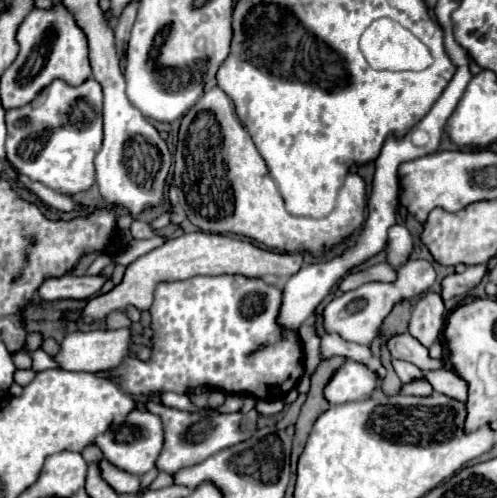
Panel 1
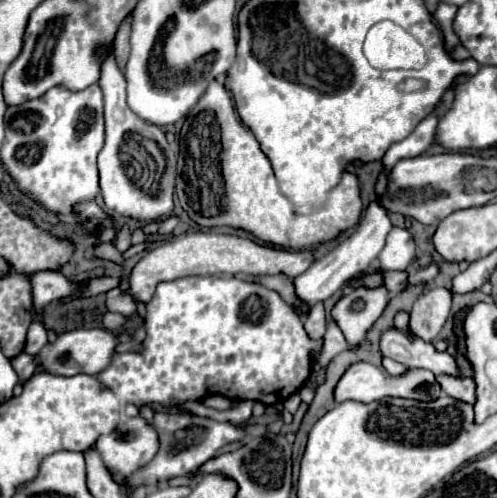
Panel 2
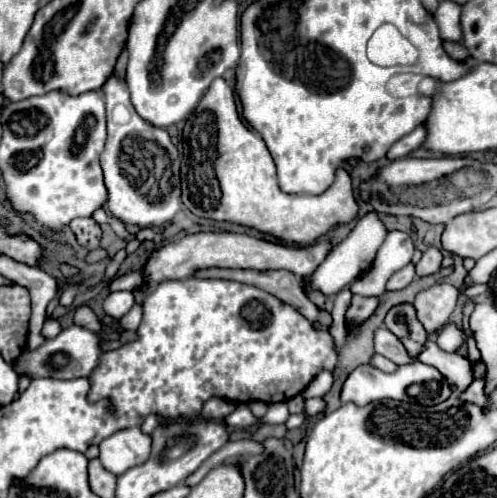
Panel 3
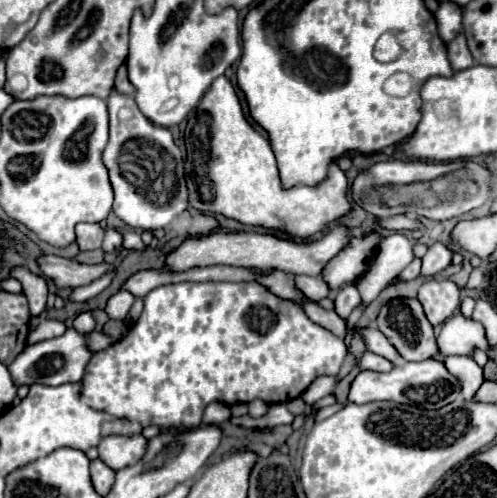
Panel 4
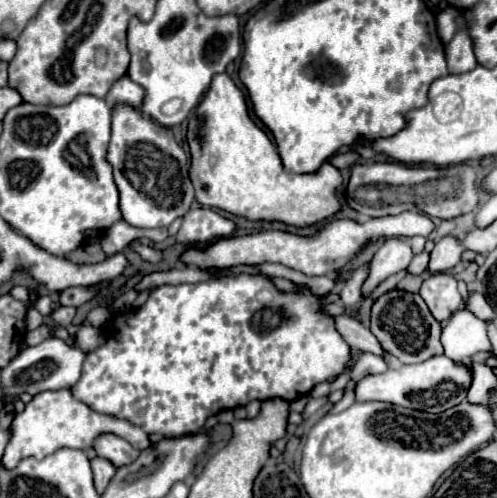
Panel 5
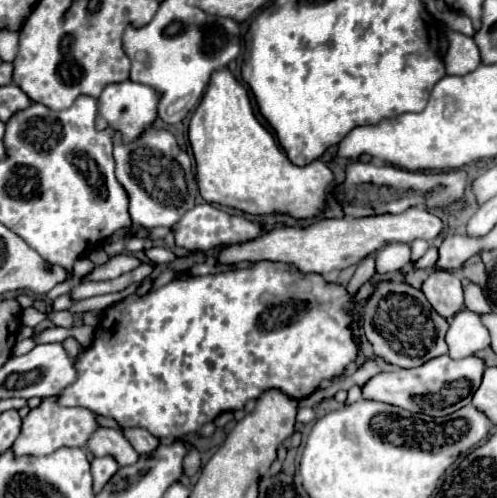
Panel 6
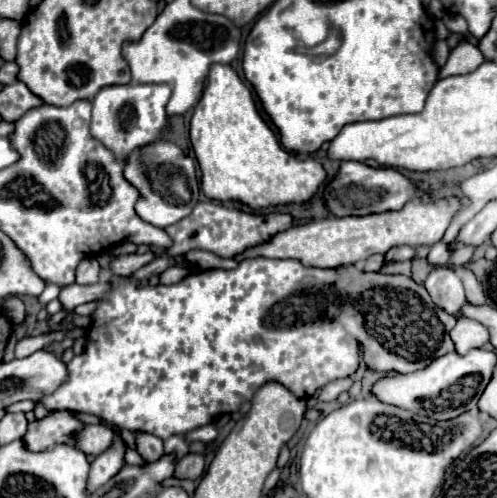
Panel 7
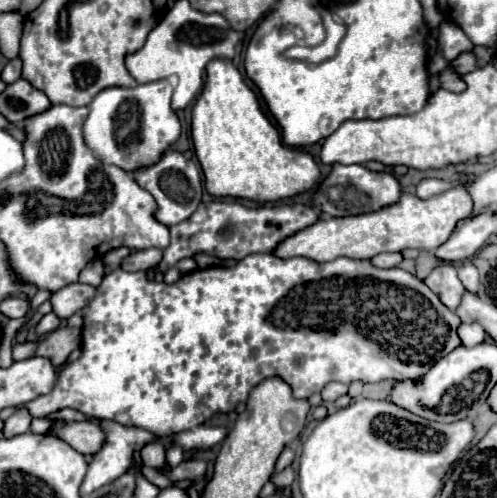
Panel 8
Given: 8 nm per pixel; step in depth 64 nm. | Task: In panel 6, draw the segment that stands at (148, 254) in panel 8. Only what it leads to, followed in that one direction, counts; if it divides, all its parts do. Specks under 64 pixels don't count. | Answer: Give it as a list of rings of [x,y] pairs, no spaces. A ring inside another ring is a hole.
[[[118,254],[112,256],[104,266],[96,266],[94,272],[88,274],[88,280],[110,280],[110,278],[118,278],[134,268],[138,268],[142,262],[132,256],[132,254]]]

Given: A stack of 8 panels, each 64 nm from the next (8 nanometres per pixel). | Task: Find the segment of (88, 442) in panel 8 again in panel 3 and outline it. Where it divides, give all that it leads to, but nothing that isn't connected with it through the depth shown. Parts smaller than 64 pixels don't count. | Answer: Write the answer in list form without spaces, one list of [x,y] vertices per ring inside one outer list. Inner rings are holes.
[[[140,426],[120,430],[100,442],[100,462],[112,474],[120,476],[136,464],[148,460],[152,448],[152,438],[142,434]]]

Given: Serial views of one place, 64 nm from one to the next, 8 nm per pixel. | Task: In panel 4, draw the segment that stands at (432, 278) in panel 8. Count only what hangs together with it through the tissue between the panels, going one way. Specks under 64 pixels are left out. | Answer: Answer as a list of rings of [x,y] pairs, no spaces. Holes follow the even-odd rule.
[[[426,280],[420,286],[418,300],[424,304],[424,312],[434,326],[444,324],[460,306],[460,288],[448,280]]]

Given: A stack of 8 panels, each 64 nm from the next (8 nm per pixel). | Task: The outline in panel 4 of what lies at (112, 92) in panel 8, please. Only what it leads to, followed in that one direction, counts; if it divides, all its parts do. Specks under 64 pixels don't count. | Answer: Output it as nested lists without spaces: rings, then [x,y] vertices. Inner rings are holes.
[[[122,66],[122,68],[118,70],[114,88],[116,88],[116,92],[120,92],[120,94],[126,94],[126,96],[134,96],[134,86],[132,86],[132,84],[130,84],[130,80],[128,80],[128,74],[126,74],[126,66]]]

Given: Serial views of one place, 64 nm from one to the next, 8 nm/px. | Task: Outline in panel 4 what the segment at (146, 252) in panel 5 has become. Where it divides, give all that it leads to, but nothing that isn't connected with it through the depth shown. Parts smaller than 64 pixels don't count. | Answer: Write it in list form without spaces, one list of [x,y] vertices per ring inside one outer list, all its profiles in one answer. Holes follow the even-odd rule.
[[[119,228],[120,231],[122,232],[123,236],[123,247],[128,247],[126,249],[133,249],[135,251],[143,251],[143,249],[146,248],[146,245],[143,243],[141,240],[141,236],[139,233],[133,231],[132,229],[130,230],[125,230],[123,228]]]

